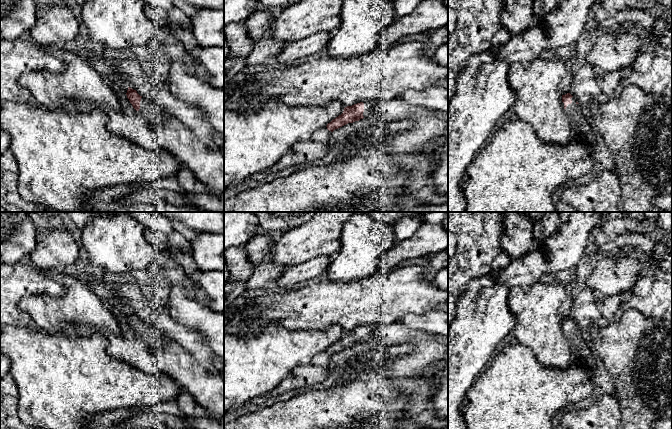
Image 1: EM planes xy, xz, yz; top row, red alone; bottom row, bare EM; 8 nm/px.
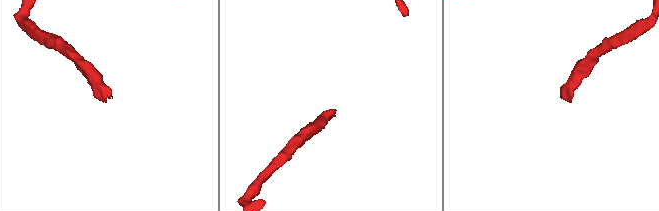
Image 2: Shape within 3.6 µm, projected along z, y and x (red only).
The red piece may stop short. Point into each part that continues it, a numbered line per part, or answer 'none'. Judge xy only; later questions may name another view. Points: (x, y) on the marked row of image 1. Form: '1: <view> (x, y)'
1: xy (154, 113)

